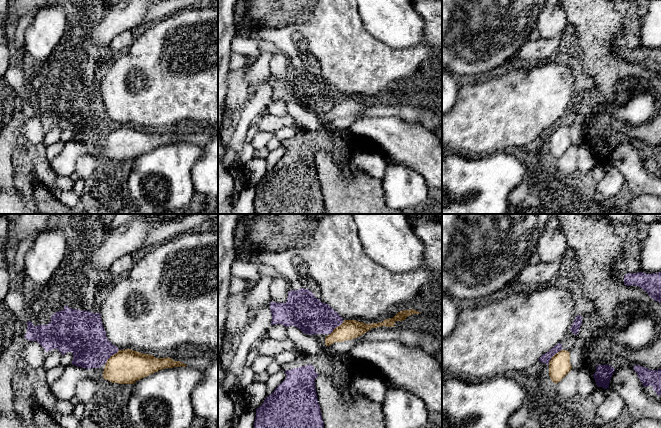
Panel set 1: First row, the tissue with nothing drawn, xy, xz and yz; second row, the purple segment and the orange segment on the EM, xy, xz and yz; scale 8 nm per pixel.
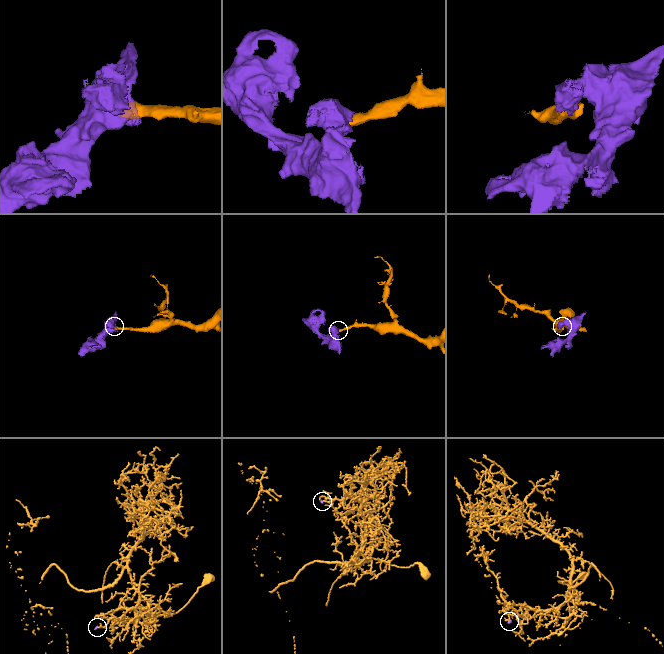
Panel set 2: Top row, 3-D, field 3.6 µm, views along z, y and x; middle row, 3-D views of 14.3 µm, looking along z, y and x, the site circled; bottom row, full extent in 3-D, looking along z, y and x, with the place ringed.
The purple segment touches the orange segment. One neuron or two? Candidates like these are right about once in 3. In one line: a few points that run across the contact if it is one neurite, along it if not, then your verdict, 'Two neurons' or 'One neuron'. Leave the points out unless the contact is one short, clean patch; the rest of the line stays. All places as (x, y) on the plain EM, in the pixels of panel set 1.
Line: yz (561, 125), (548, 139). Two neurons

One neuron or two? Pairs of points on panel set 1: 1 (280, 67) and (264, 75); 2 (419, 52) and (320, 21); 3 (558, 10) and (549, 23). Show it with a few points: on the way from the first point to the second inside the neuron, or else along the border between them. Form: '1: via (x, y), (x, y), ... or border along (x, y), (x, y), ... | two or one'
1: border along (272, 55), (269, 61), (271, 76) | two
2: via (394, 57), (356, 57), (345, 46) | one
3: via (557, 13), (552, 20) | one

